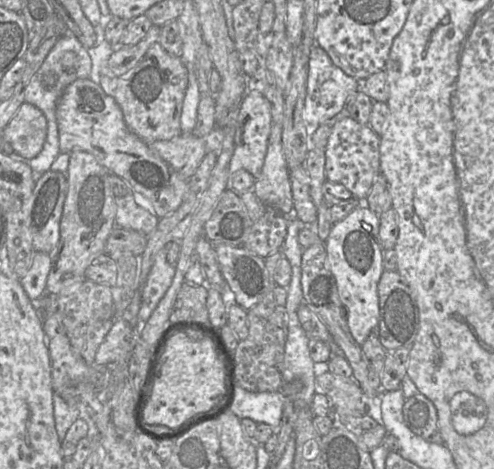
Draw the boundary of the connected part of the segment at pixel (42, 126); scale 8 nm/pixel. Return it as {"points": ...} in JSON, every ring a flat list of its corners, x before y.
{"points":[[23,103,2,133,2,139,13,151,26,159,36,157,47,135,47,120,43,113,29,103]]}

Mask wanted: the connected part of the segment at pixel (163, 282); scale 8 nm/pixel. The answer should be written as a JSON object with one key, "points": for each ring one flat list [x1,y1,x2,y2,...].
{"points":[[167,243,157,253,154,264,143,286,138,313,138,328,150,318,175,276,176,265,168,263,166,259,169,248,170,245]]}

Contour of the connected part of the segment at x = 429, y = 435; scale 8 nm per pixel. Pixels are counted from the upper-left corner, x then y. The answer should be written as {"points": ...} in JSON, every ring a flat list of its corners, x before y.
{"points":[[418,393,405,399,403,419,415,435,431,443,443,444,436,407,425,395]]}

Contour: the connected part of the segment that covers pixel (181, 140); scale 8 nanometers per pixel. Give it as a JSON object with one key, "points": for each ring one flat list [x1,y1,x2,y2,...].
{"points":[[216,128,206,137,197,137,193,133,181,134,148,145,153,153,157,153,183,179,188,180,208,152,220,151,221,141,221,130]]}

